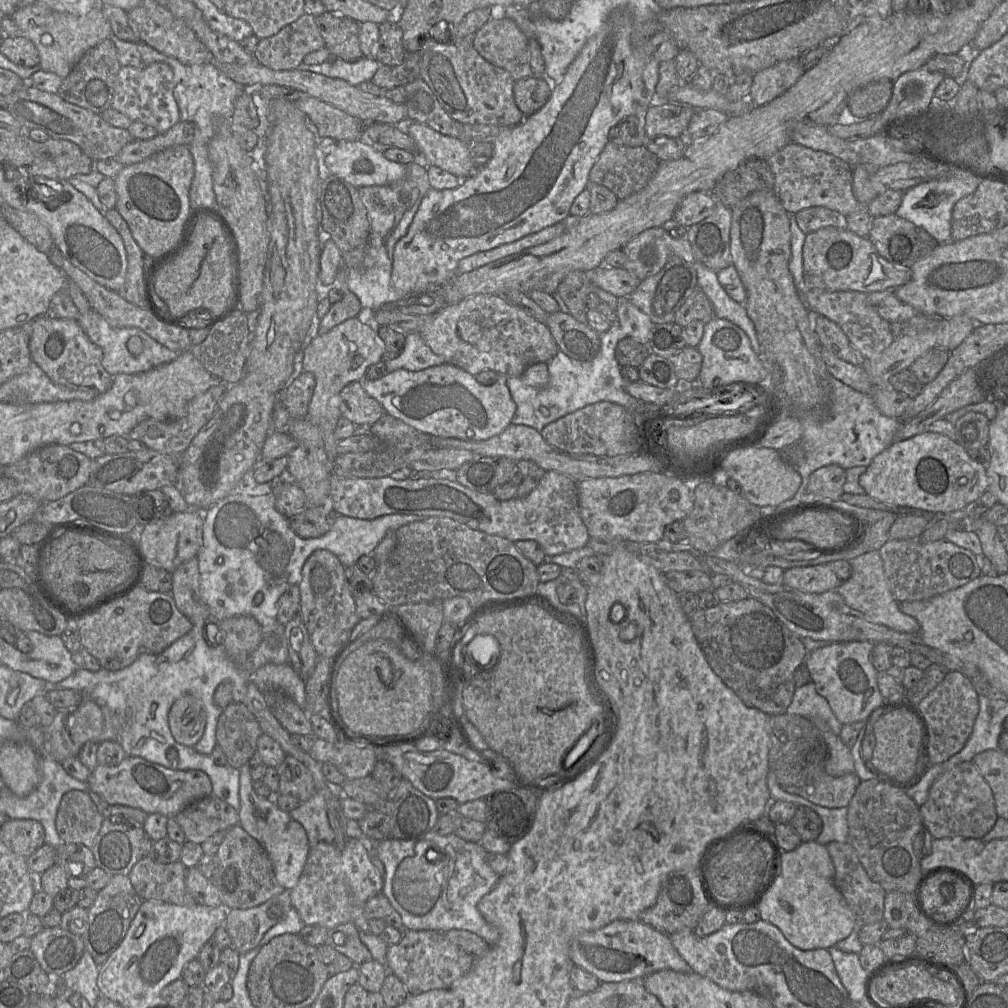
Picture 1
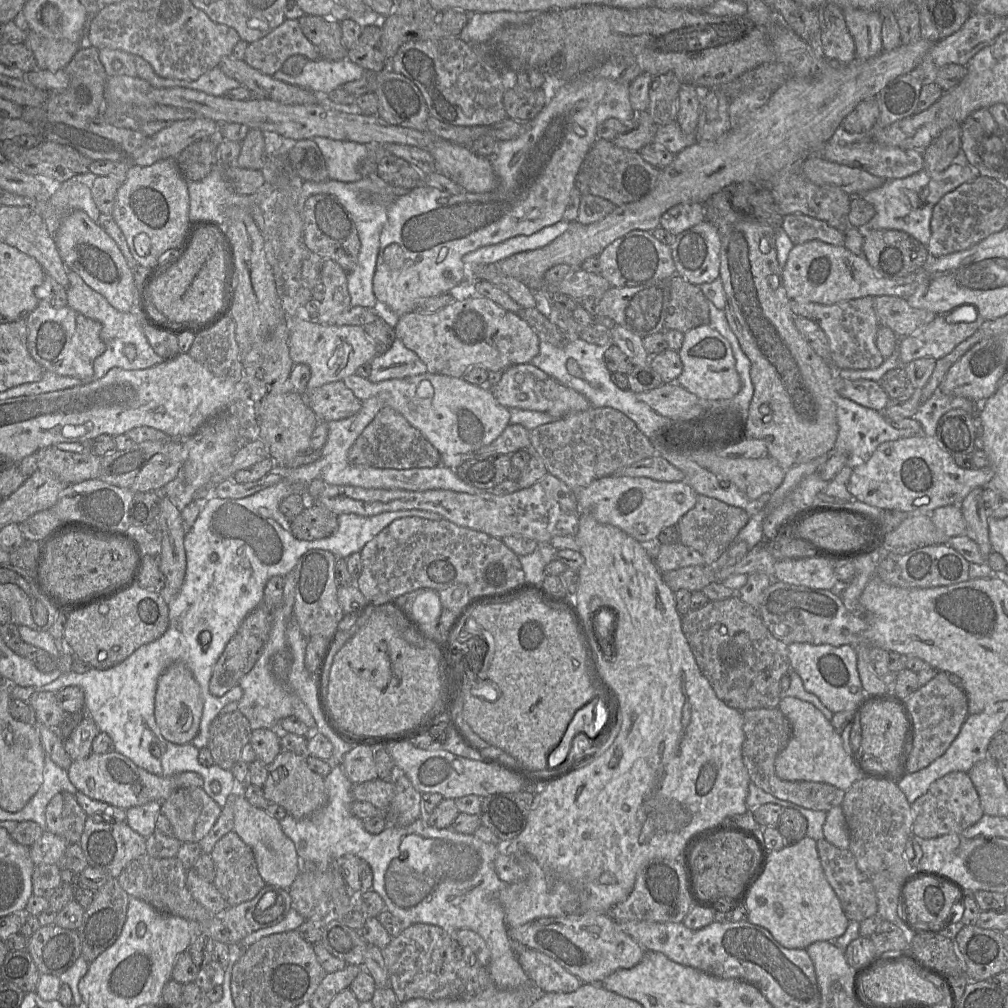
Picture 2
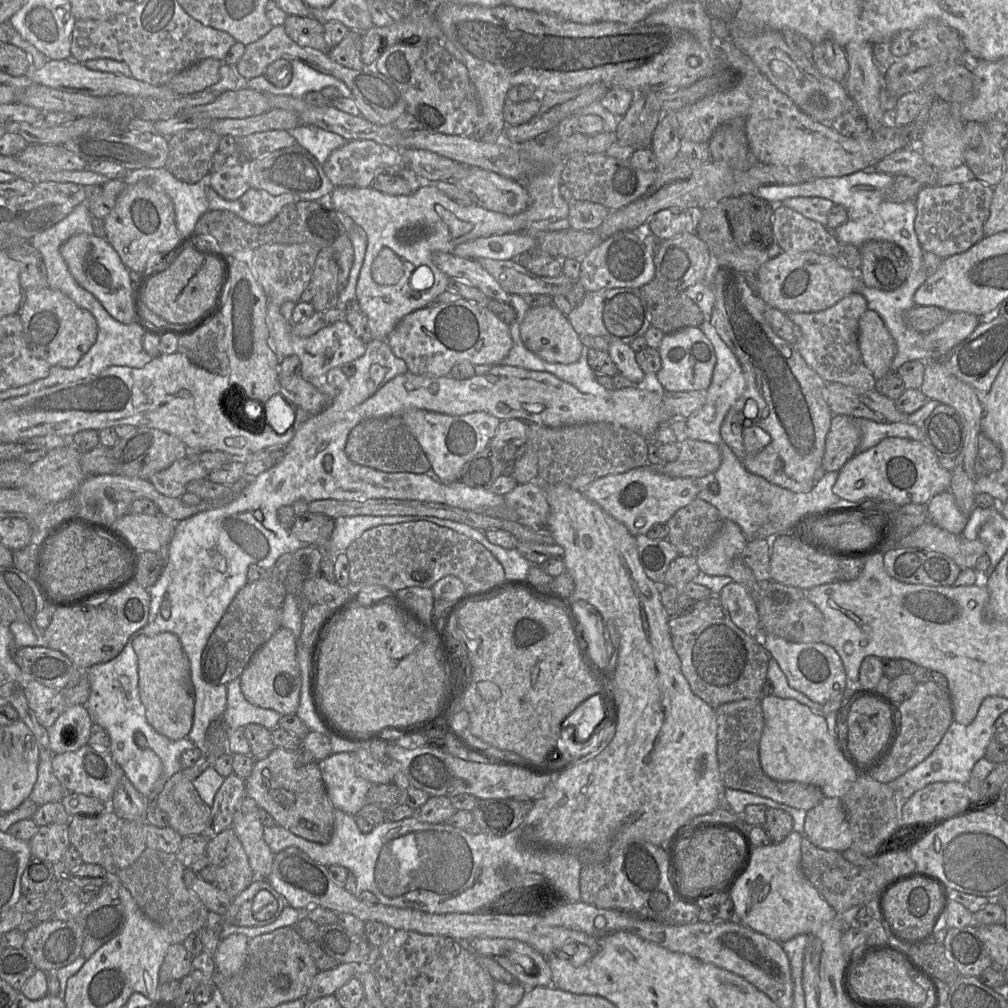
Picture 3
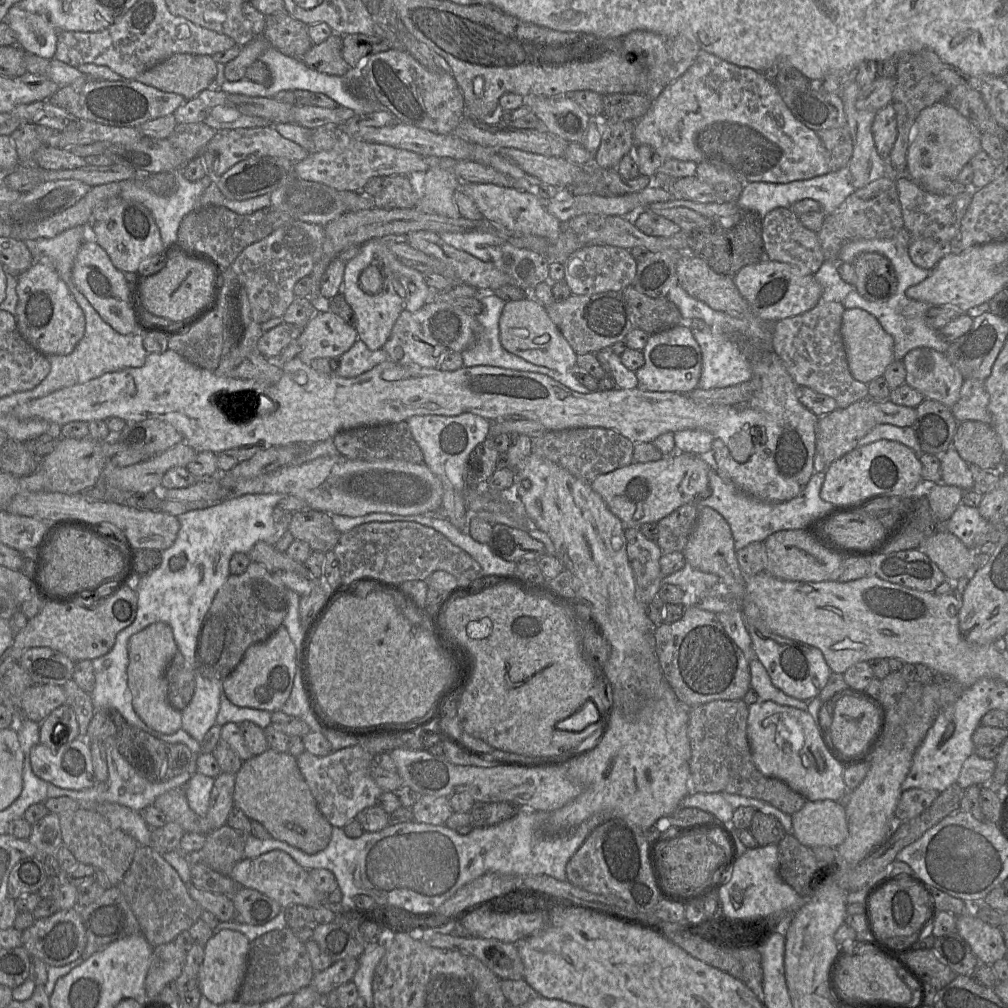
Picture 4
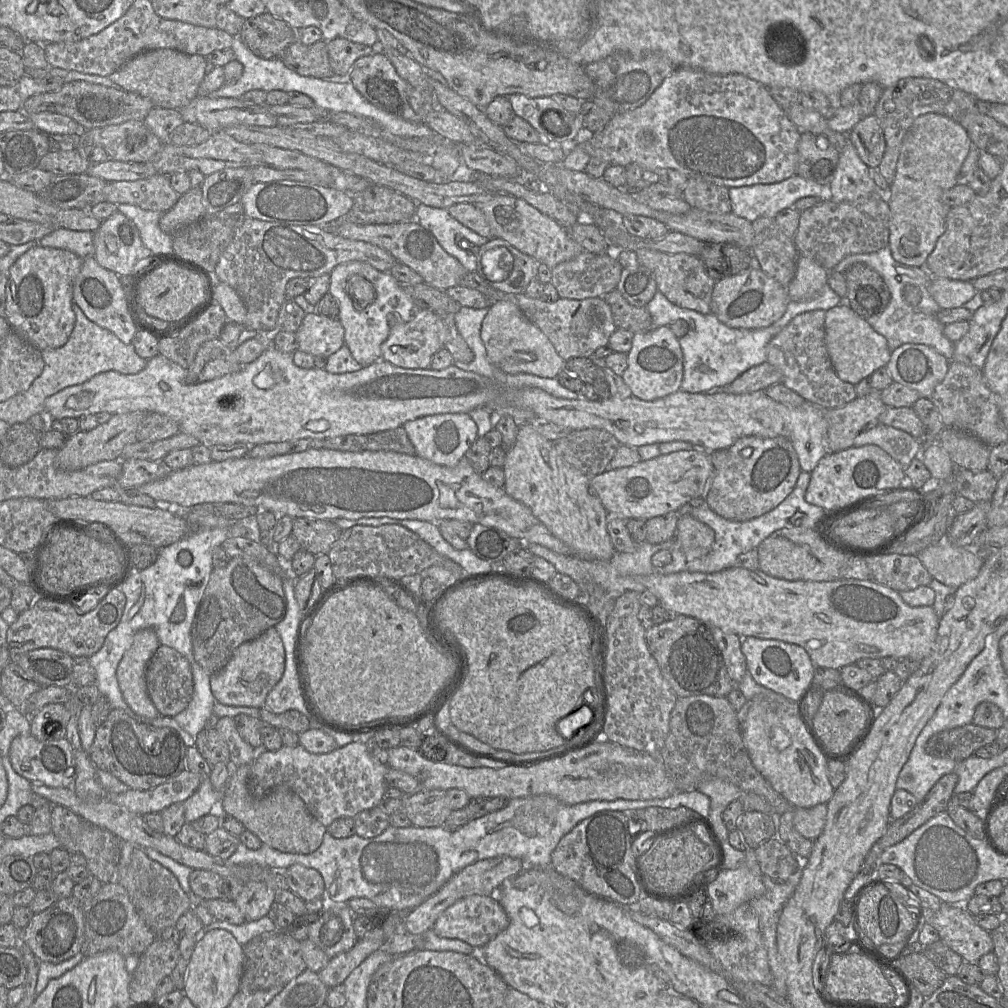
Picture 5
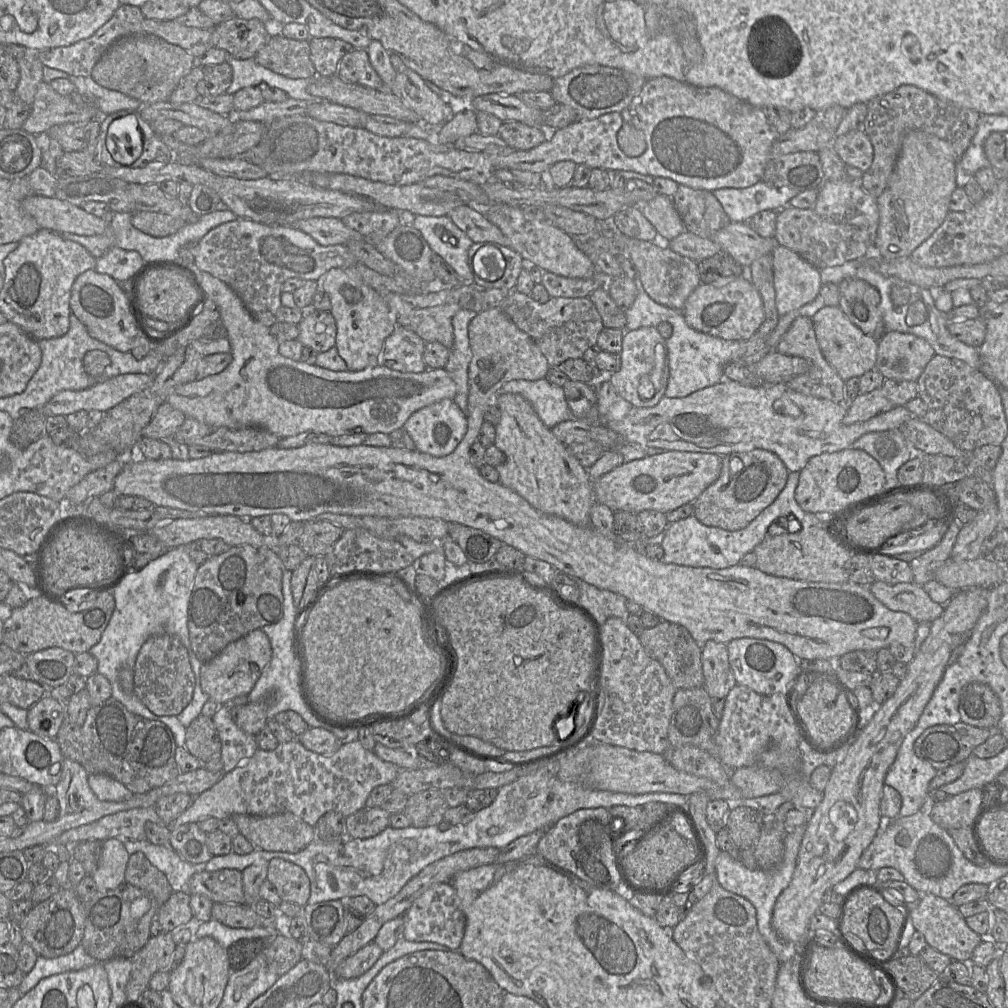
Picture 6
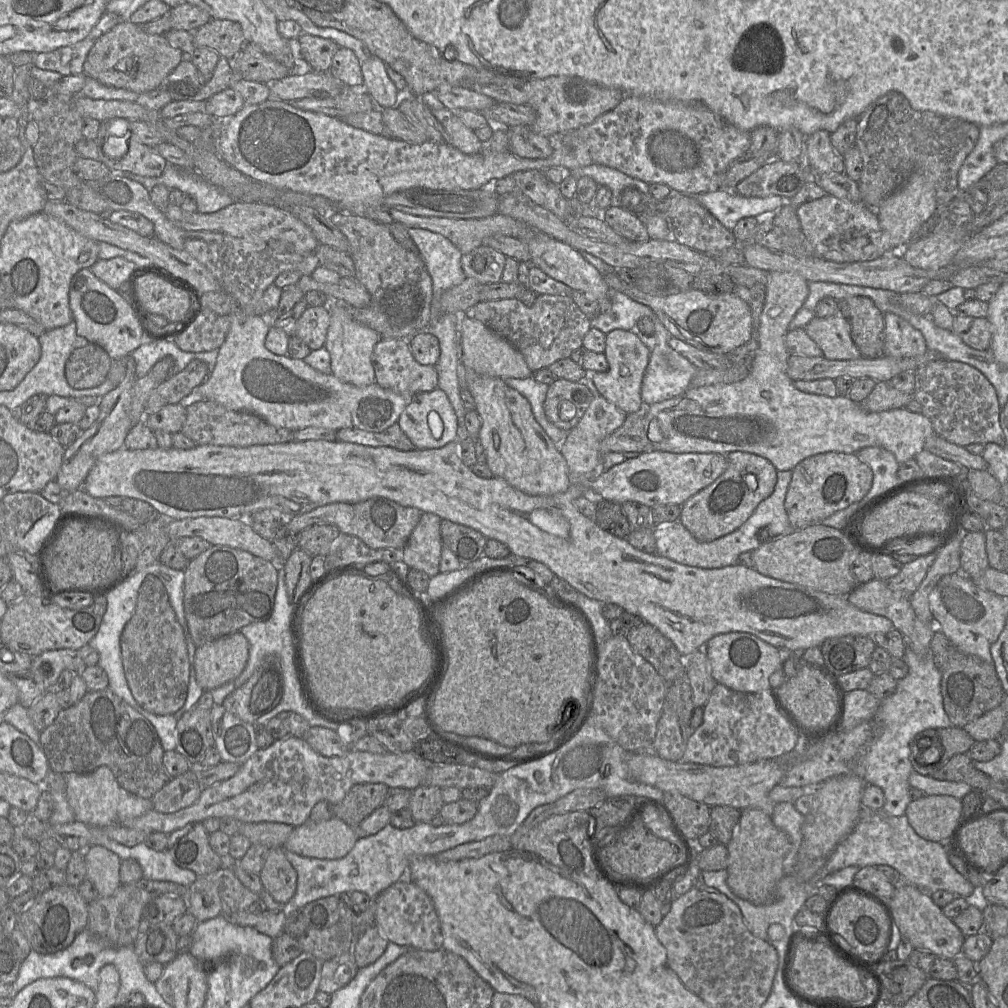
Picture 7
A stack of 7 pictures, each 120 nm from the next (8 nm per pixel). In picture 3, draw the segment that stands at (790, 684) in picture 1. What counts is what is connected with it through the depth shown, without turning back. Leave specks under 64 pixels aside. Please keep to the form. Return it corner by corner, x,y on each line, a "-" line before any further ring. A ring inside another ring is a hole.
719,595
697,601
690,613
681,617
670,617
668,625
672,646
681,662
681,671
697,697
712,708
740,700
762,699
771,656
755,638
745,634
731,621
719,600

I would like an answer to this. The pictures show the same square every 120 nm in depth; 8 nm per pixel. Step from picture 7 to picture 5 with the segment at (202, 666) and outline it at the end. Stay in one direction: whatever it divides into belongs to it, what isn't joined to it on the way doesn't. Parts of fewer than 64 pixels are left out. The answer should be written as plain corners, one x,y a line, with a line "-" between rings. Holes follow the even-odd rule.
275,627
237,647
226,666
210,678
215,700
227,706
262,708
267,695
279,682
285,670
285,649

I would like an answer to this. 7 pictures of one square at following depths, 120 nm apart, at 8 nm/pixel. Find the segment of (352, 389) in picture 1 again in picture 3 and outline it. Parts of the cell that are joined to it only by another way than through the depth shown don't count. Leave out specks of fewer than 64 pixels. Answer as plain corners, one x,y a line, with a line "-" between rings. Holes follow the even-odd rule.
300,375
279,376
279,381
280,395
291,405
303,409
308,416
322,412
332,403
328,396

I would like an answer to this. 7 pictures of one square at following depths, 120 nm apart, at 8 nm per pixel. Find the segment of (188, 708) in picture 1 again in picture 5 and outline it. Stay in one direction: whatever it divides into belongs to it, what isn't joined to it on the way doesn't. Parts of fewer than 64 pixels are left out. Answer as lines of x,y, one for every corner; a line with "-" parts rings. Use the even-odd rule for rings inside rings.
154,629
139,630
116,670
125,702
134,713
146,718
160,716
148,694
145,677
147,665
160,645

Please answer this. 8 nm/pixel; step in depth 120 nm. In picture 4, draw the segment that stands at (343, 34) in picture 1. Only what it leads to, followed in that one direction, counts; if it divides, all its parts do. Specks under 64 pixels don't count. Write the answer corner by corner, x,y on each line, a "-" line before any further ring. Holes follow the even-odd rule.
284,11
266,16
261,35
272,48
294,58
302,57
313,45
308,25

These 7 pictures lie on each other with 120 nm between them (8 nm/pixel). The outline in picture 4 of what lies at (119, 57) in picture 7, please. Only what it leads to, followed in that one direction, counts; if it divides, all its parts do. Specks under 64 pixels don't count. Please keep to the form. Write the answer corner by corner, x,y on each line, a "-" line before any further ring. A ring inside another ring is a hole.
174,54
141,73
136,81
167,93
175,93
186,100
197,96
203,90
212,88
217,75
216,63
209,55

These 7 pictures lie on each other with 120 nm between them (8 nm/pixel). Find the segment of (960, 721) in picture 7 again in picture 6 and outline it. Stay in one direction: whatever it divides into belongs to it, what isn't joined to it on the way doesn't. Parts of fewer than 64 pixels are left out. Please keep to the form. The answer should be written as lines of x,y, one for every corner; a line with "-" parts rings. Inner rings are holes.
973,682
961,690
959,713
962,723
997,730
1002,710
998,696
988,685

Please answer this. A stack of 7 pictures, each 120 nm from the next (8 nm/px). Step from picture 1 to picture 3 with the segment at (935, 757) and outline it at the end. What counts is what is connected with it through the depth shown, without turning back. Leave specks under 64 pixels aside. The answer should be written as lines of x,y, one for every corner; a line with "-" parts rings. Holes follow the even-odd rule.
932,680
916,685
910,698
899,704
900,731
893,749
885,762
870,778
889,783
924,761
940,743
953,719
950,694

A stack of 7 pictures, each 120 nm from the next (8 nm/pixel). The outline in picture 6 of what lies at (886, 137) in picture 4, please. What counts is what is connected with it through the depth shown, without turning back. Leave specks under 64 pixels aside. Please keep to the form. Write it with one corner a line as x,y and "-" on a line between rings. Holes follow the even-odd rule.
863,129
853,130
835,137
834,150
847,165
866,172
874,158
874,149
870,138

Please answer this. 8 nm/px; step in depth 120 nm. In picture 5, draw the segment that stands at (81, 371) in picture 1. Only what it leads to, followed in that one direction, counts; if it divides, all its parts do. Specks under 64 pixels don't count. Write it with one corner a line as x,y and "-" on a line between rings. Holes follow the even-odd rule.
36,245
10,267
5,318
21,337
39,350
63,346
74,329
73,288
82,262
71,251

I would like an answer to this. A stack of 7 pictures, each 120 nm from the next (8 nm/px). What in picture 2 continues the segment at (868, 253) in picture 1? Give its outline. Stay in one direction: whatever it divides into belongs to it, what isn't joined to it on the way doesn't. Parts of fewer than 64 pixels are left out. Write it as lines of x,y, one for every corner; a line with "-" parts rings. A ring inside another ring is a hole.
820,240
795,245
782,268
783,286
790,300
823,305
865,296
898,296
907,299
926,278
924,267
898,279
878,276
863,256
853,254
844,246
834,246

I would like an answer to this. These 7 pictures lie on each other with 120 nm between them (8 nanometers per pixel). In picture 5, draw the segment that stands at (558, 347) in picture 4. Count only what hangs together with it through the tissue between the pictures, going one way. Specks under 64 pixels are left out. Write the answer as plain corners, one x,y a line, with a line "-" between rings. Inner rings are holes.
499,300
489,307
480,335
489,361
505,373
527,373
556,378
566,367
566,361
559,356
547,336
526,318
513,301

